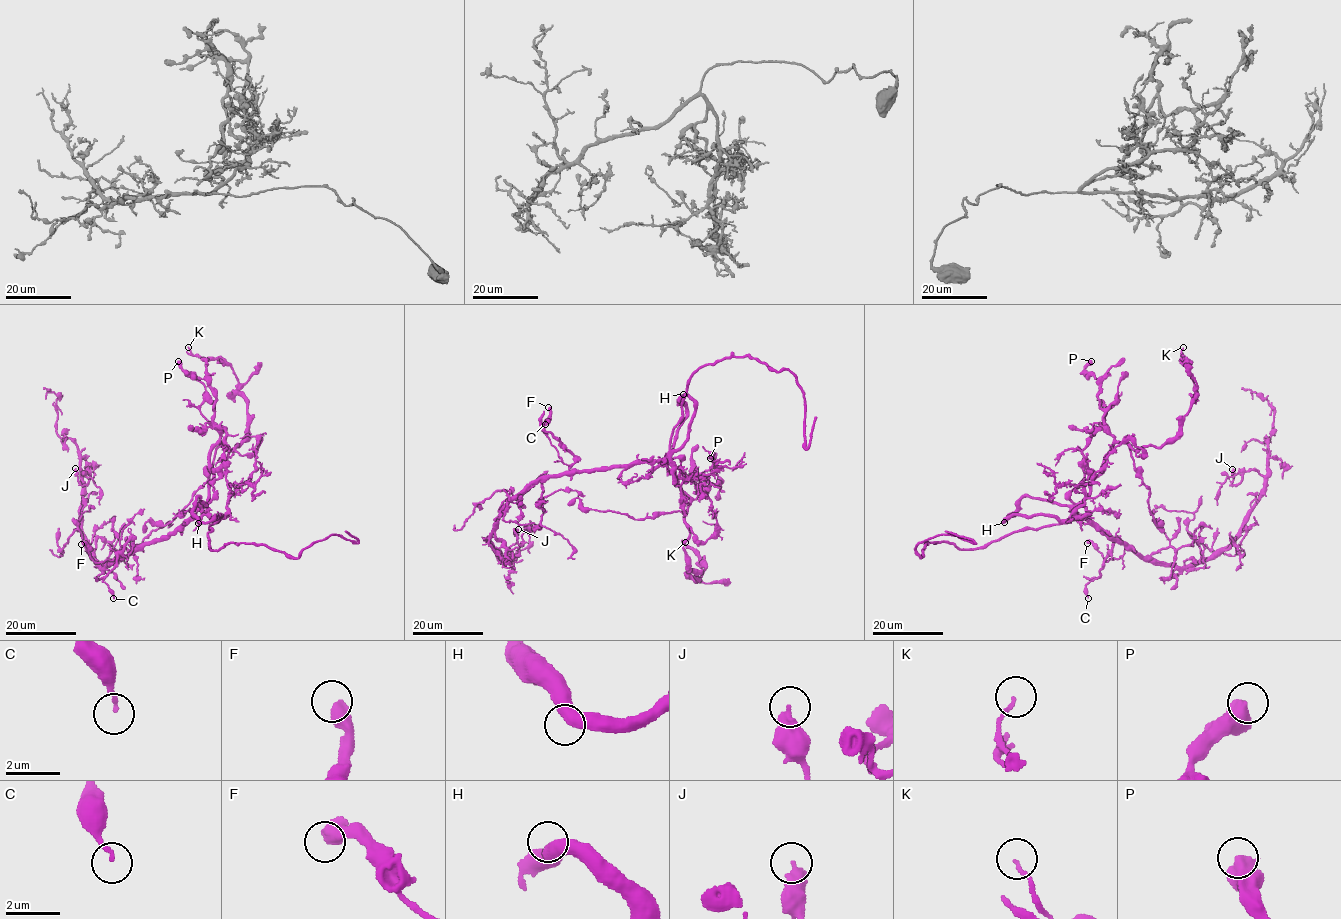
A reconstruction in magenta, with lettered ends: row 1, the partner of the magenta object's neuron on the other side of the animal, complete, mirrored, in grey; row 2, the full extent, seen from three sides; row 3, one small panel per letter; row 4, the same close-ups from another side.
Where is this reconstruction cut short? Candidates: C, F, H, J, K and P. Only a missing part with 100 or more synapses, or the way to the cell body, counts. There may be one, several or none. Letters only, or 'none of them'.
none of them

